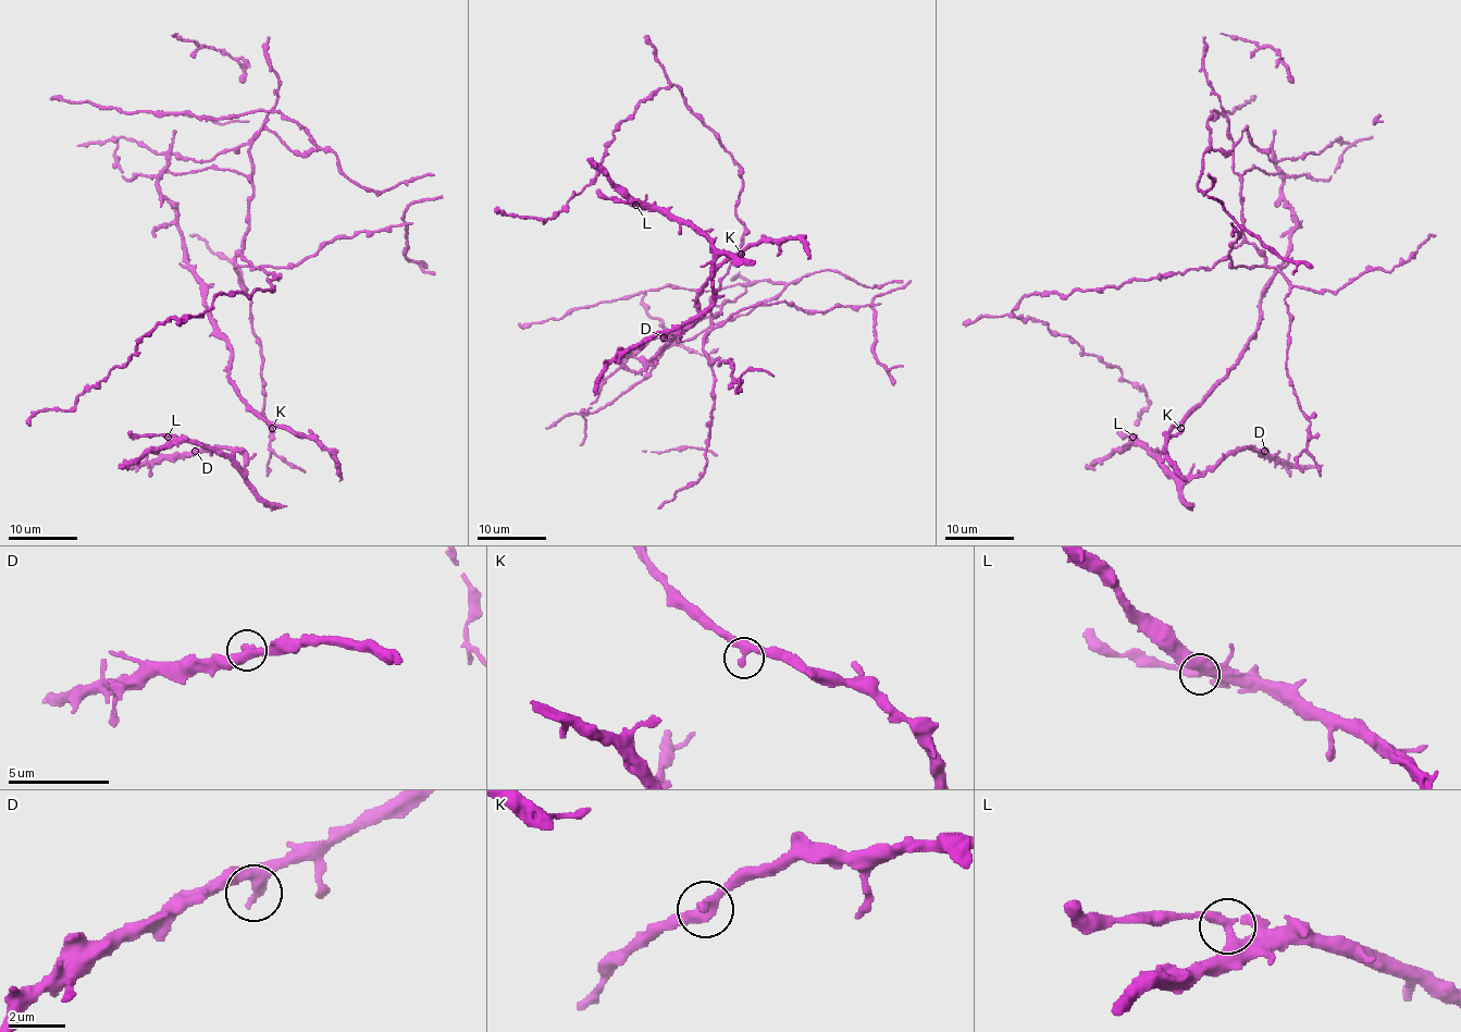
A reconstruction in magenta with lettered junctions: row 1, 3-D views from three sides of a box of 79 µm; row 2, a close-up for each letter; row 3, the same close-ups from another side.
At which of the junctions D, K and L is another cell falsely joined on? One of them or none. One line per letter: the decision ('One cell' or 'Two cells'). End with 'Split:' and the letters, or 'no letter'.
D: One cell
K: One cell
L: Two cells
Split: L

